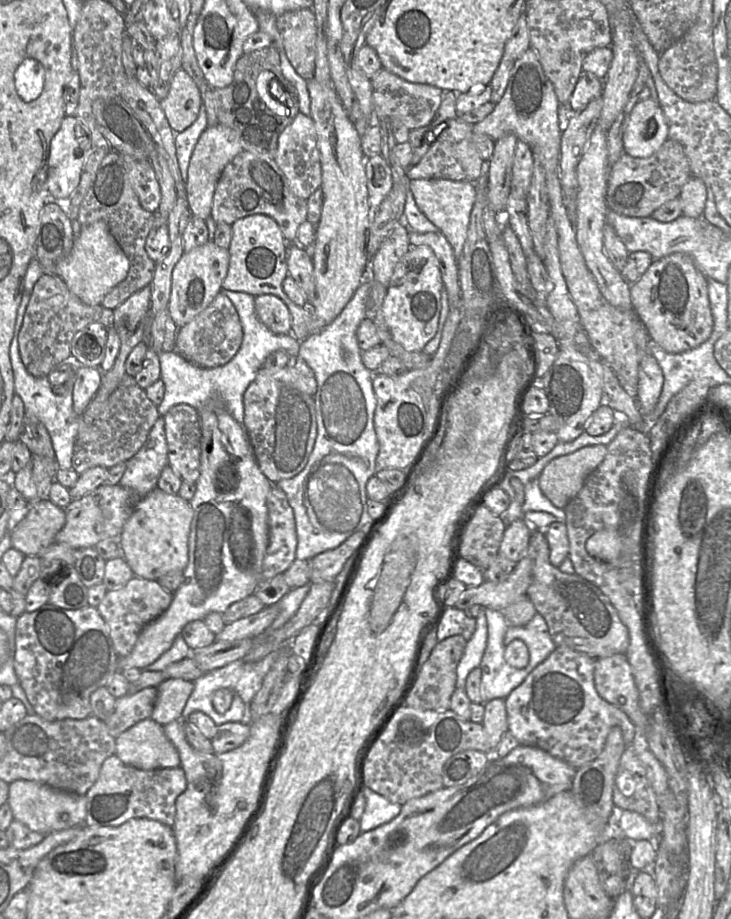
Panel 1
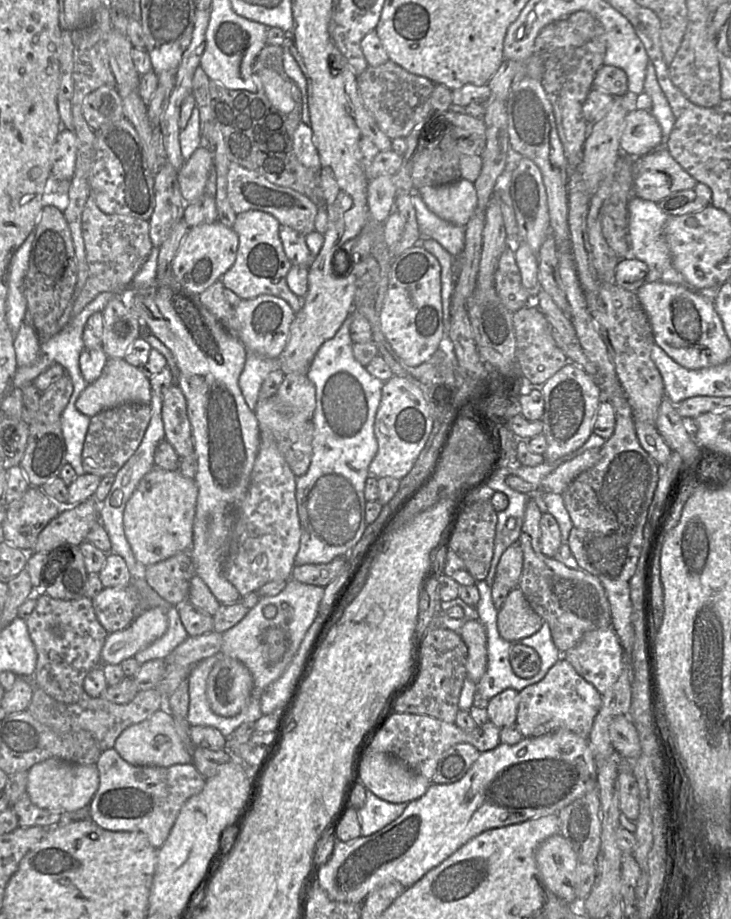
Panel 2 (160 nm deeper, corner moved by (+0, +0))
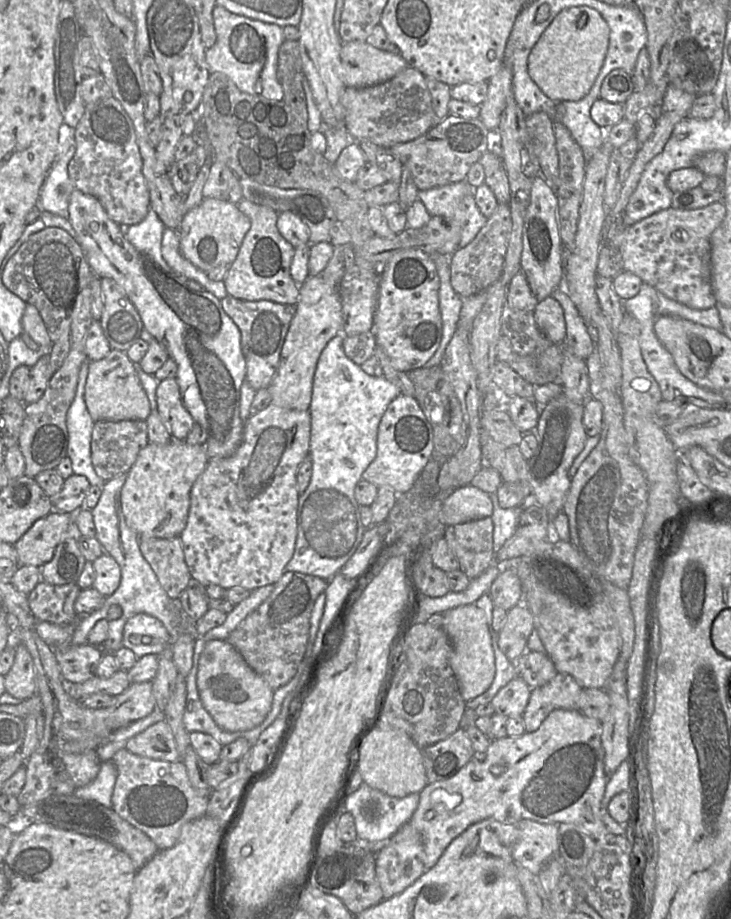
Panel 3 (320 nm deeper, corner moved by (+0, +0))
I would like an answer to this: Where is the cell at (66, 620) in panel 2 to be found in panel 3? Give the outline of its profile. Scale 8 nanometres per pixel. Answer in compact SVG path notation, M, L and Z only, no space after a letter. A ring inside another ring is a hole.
M40 581L27 595L29 607L38 621L45 621L57 625L66 625L74 622L78 615L74 610L74 604L81 589L77 584L52 585Z

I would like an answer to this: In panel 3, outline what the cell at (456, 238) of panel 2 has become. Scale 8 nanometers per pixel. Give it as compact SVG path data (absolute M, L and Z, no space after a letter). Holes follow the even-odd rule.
M466 179L426 190L418 189L418 198L428 213L457 221L461 228L458 247L467 245L486 223L475 202L475 187Z

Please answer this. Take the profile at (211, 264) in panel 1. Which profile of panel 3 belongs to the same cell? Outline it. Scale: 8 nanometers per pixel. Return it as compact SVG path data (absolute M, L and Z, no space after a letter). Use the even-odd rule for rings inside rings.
M203 198L201 203L187 212L182 219L178 229L180 251L187 260L204 272L219 265L231 265L250 226L250 219L236 204L228 200Z

